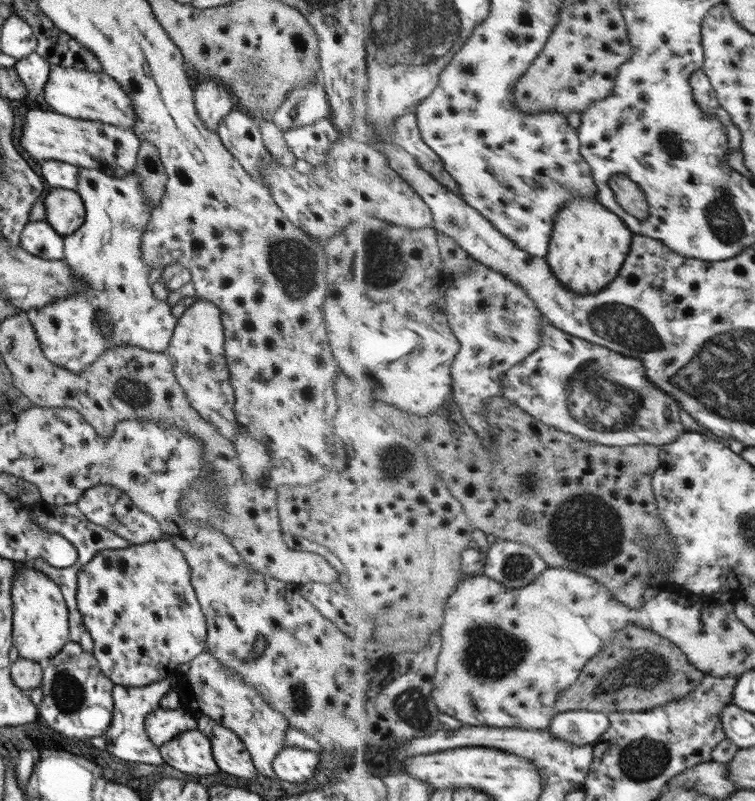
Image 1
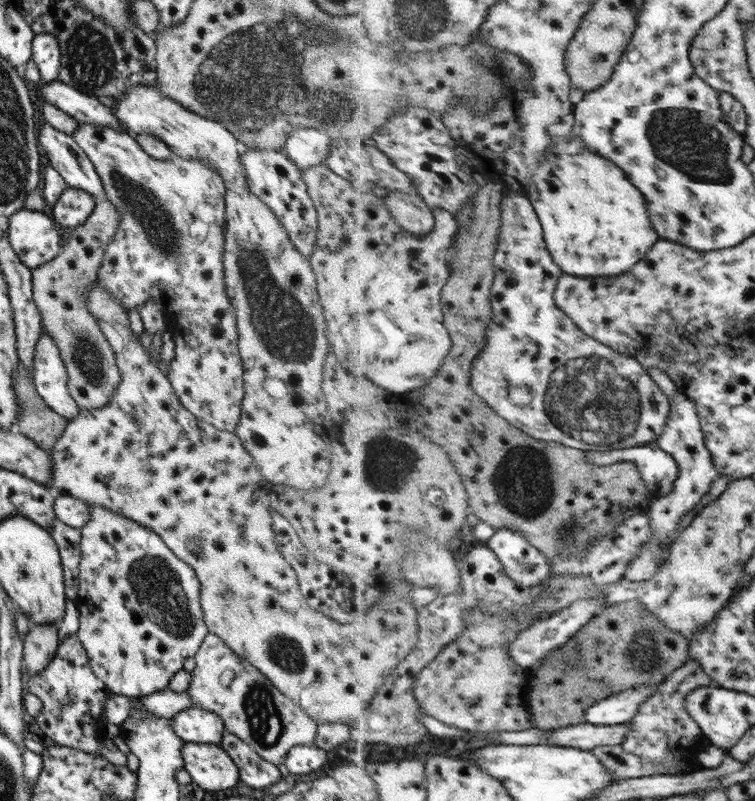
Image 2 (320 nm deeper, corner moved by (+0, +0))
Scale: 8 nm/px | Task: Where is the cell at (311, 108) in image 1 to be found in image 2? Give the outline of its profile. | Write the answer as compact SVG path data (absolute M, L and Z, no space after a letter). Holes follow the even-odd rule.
M298 127L289 133L282 152L300 171L323 165L328 156L330 138L322 130Z

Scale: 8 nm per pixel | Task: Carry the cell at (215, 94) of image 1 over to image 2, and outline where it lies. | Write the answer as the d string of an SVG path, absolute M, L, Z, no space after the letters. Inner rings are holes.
M81 122L78 123L78 127L73 131L73 134L69 135L73 137L75 144L88 156L94 166L94 171L101 181L102 189L104 190L103 197L114 205L119 215L115 234L111 237L111 242L107 244L107 247L102 250L103 254L96 274L98 284L101 284L106 289L106 292L110 292L110 295L116 298L116 302L120 302L120 306L124 310L139 309L148 300L152 300L155 306L160 308L164 324L167 326L166 331L171 334L174 344L174 357L169 362L167 369L165 368L163 371L169 384L173 387L177 400L199 420L208 422L212 427L220 431L235 432L234 428L239 420L240 402L242 401L244 390L242 387L242 364L238 355L236 318L226 295L223 280L224 270L221 262L224 253L224 192L226 191L221 177L214 171L214 168L210 167L210 164L203 164L202 160L196 160L196 158L185 160L171 155L167 160L157 160L143 152L134 137L125 131Z

